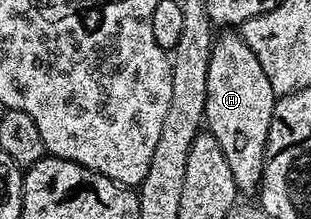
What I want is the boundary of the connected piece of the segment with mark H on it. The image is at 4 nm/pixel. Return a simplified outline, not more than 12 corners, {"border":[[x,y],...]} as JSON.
{"border":[[235,32],[212,43],[204,119],[237,190],[260,188],[278,95]]}

